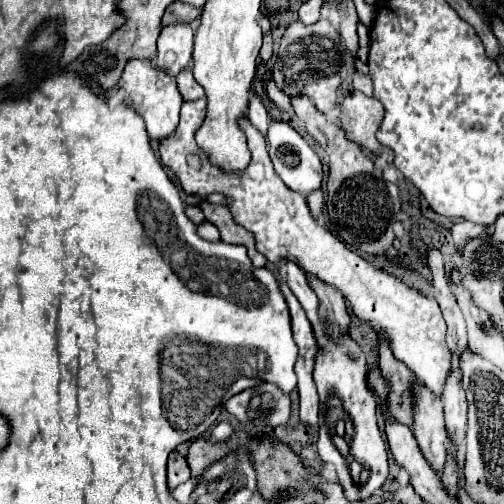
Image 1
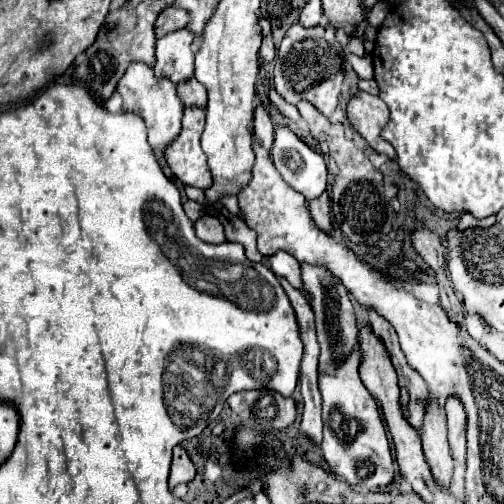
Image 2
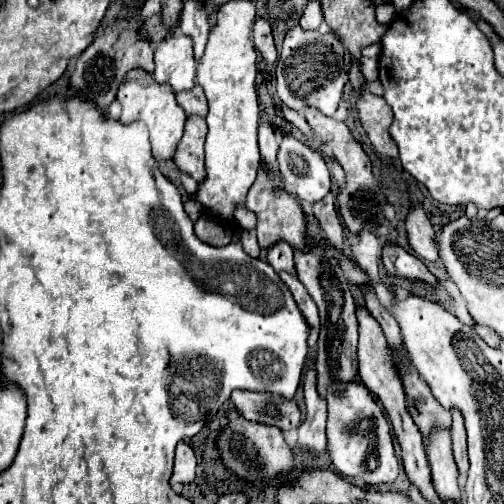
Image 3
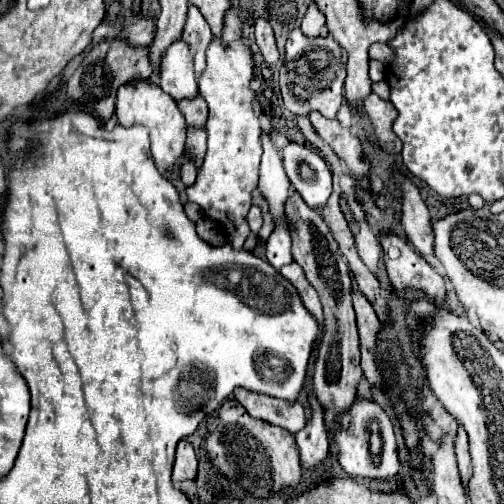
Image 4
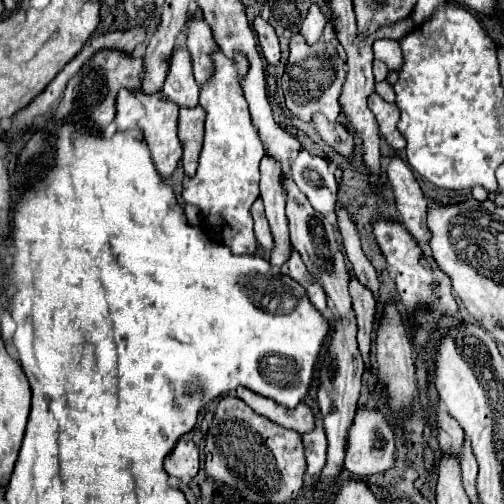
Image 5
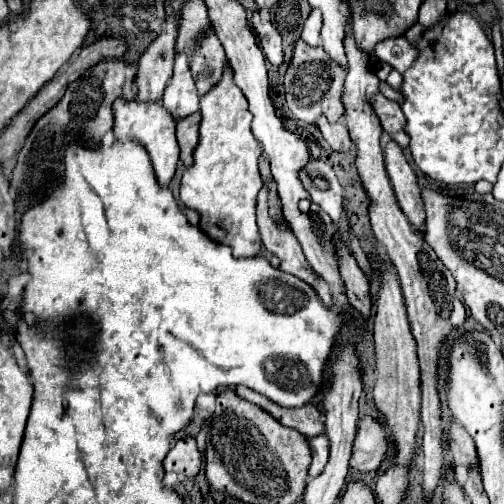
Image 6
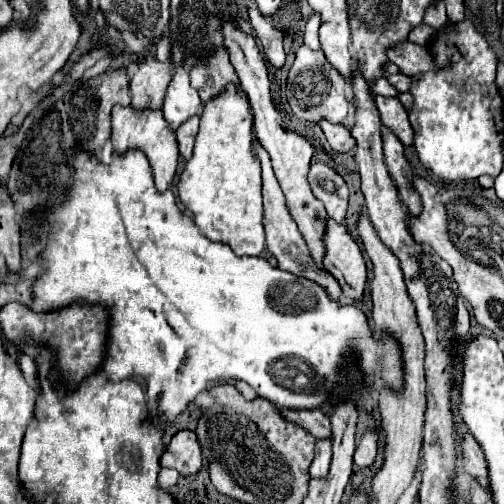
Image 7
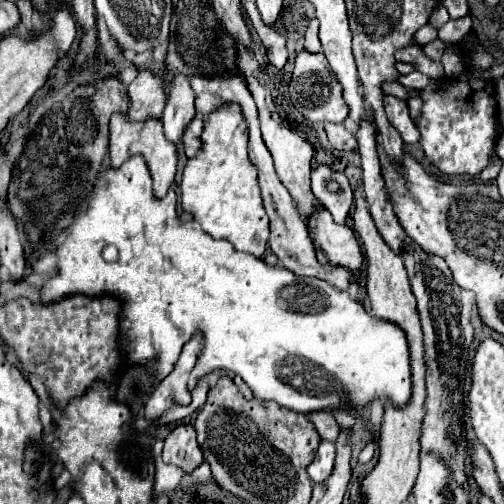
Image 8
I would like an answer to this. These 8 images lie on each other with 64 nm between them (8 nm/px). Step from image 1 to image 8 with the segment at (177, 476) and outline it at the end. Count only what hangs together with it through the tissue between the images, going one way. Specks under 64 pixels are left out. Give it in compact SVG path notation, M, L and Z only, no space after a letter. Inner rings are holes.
M192 426L174 428L164 440L162 460L182 468L186 474L194 472L202 462L202 450L196 442L196 432Z

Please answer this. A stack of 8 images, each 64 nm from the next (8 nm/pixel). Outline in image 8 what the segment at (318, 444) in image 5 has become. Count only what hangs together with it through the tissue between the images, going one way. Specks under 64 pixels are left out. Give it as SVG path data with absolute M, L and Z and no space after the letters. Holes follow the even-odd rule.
M322 440L322 442L320 442L320 448L318 448L318 452L316 452L316 458L314 458L314 462L308 466L308 474L310 474L310 478L312 478L314 482L328 480L328 476L332 474L334 456L336 456L334 442Z

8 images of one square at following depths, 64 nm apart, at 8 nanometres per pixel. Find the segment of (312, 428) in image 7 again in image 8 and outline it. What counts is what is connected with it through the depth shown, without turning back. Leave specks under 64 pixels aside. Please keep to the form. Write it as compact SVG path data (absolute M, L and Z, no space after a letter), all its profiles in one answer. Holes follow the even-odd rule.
M320 410L320 412L306 414L306 416L308 416L308 420L314 424L314 428L316 428L316 432L320 434L322 440L332 440L332 442L336 440L340 428L338 428L338 424L336 424L336 420L334 420L334 416L332 416L330 412Z

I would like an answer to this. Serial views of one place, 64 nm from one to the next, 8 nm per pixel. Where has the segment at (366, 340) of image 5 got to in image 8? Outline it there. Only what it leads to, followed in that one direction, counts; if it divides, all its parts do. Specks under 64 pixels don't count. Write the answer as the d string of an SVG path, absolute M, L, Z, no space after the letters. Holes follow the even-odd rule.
M320 208L320 212L316 212L316 216L308 220L308 224L312 230L310 238L314 242L318 262L346 268L350 272L352 284L358 284L364 256L360 252L354 230L336 224L326 208Z

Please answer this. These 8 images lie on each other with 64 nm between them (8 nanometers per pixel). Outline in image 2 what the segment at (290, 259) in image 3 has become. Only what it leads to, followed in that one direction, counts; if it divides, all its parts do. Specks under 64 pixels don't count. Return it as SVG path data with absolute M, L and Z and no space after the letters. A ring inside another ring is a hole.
M278 252L276 256L272 256L270 266L272 266L272 272L276 276L284 276L296 290L300 290L306 296L306 300L310 300L308 292L304 290L304 284L302 284L300 264L296 264L296 260L292 256L288 256L288 252Z

